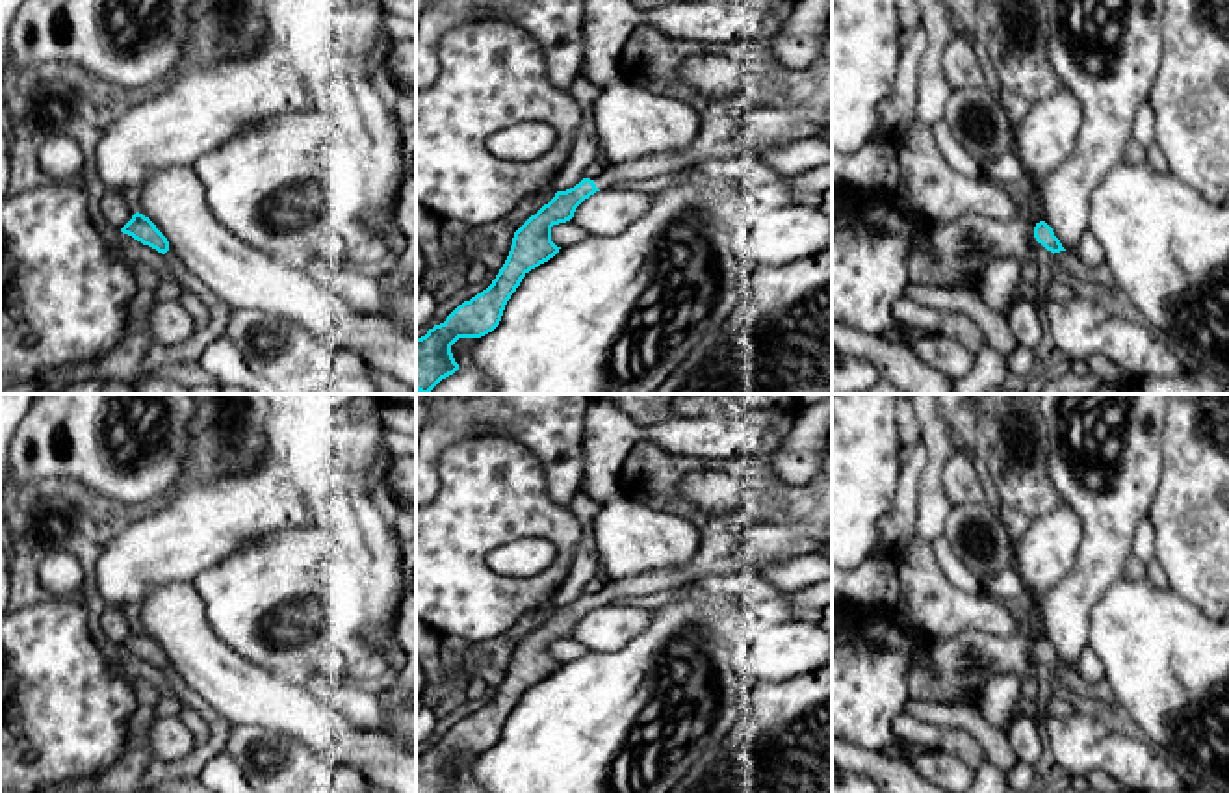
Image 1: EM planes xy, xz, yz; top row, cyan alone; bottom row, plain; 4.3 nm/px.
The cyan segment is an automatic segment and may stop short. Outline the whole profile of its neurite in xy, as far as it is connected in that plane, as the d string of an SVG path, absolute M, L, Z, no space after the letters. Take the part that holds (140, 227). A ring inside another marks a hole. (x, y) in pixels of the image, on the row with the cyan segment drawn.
M139 212L132 215L132 219L121 228L121 232L132 236L143 245L156 249L162 254L169 251L167 238L156 228L156 225L149 217Z

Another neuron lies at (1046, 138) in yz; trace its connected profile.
M1060 89L1030 104L1028 113L1012 124L1016 156L1040 180L1069 160L1077 147L1082 108L1073 93Z

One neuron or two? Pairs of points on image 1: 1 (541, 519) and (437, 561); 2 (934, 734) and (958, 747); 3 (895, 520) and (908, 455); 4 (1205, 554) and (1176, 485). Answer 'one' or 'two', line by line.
1: one
2: one
3: one
4: one

